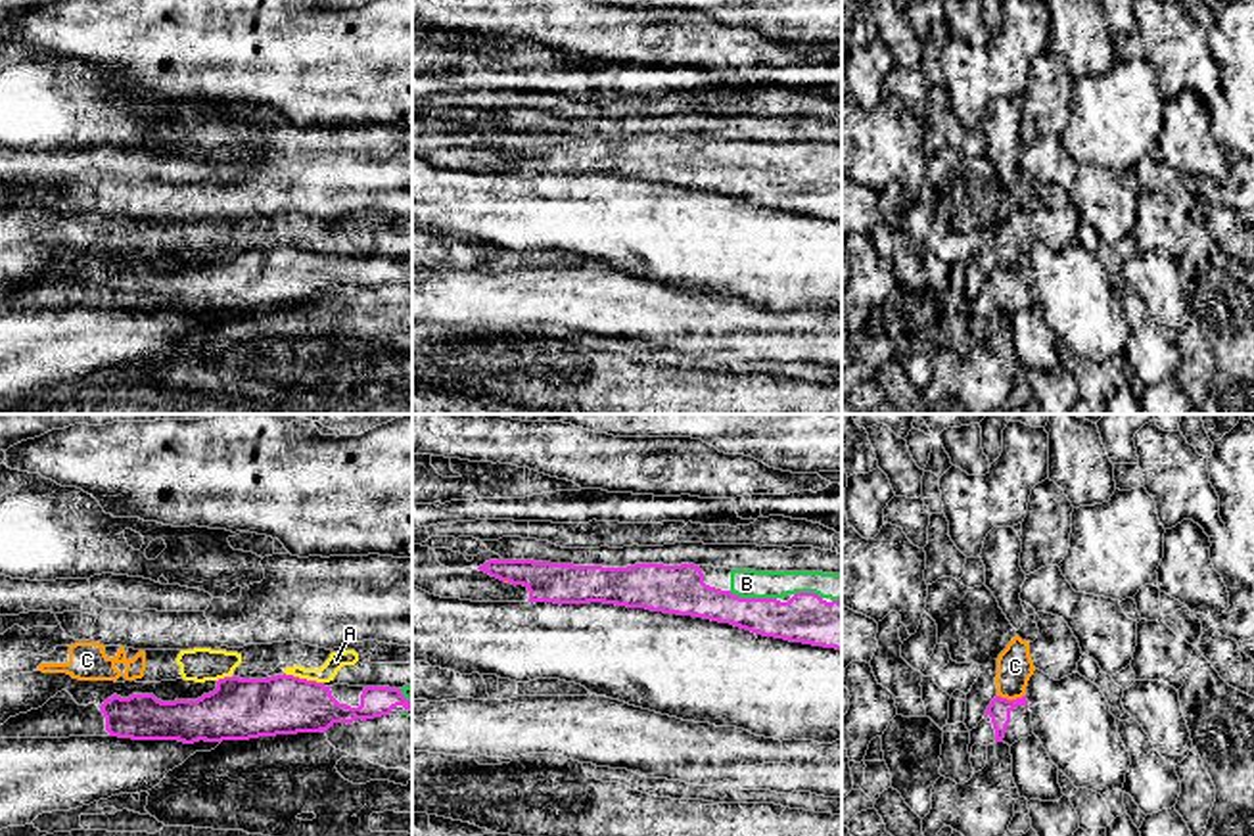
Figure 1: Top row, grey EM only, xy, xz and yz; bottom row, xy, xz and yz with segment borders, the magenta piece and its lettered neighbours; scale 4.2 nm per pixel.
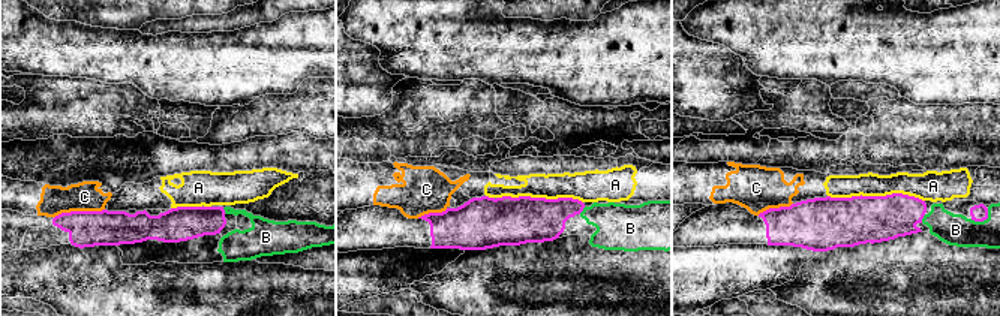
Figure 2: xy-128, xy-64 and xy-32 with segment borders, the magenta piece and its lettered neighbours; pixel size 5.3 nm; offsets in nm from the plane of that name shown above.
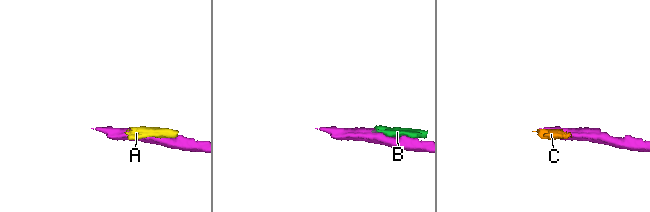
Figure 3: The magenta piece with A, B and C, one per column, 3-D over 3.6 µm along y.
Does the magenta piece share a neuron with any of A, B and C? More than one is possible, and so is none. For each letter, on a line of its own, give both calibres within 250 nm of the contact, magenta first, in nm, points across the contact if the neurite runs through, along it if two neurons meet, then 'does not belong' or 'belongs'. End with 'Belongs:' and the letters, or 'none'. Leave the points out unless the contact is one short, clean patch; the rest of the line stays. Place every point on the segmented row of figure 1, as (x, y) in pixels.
A: 260/70 nm | does not belong
B: 220/130 nm | belongs
C: 100/150 nm | along yz (998, 695), (1007, 698), (1022, 696) | does not belong
Belongs: B

